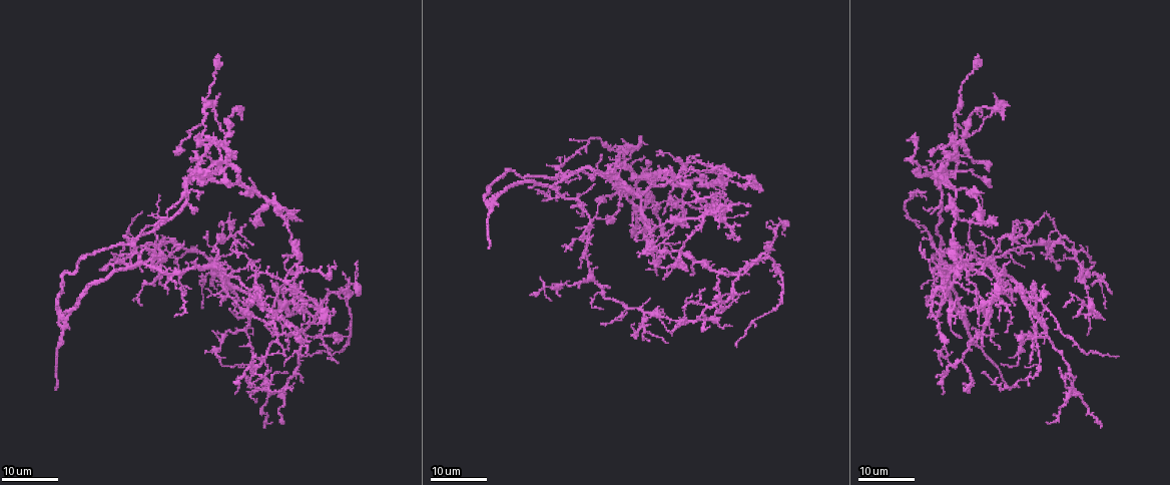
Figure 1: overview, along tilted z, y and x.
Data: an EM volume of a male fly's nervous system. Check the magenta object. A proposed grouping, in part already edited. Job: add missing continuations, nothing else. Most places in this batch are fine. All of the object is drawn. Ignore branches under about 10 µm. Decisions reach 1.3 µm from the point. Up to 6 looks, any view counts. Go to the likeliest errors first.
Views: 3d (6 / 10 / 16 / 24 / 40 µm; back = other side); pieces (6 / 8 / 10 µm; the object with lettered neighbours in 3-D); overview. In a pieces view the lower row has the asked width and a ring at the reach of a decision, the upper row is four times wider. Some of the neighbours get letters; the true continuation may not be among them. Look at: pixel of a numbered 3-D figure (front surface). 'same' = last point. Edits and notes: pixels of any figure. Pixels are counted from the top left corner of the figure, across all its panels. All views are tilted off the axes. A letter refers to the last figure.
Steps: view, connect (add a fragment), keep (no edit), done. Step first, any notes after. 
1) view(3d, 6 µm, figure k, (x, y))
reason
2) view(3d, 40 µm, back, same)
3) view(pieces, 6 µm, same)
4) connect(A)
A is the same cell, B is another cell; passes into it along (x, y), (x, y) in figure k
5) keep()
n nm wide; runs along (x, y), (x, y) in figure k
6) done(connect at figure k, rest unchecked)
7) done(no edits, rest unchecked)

view(3d, 24 µm, figure 1, (55, 389))
free end

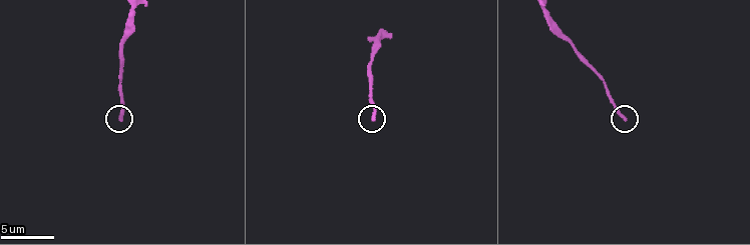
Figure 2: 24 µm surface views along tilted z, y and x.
view(pieces, 6 µm, figure 2, (624, 117))

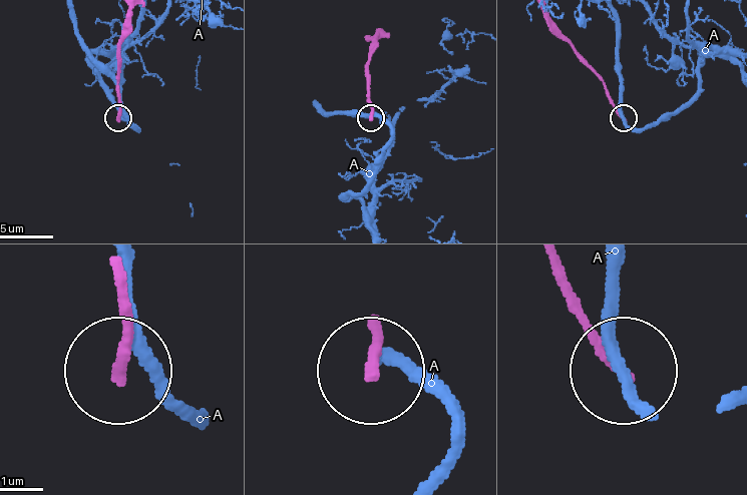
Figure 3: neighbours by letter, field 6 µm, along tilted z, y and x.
keep()
210 nm wide; A is another cell; runs along (132, 8), (120, 45), (118, 117) in figure 3; none of them fits

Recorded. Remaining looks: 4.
view(3d, 24 µm, figure 1, (926, 170))
free end

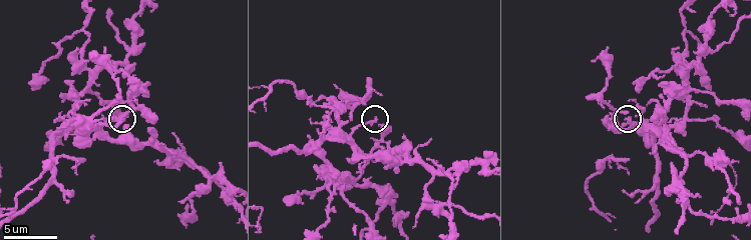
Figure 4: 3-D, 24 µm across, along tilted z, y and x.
view(3d, 10 µm, figure 4, (629, 119))

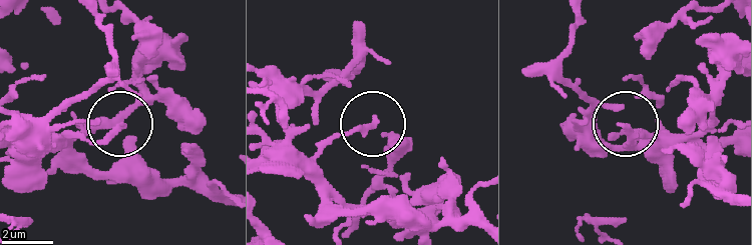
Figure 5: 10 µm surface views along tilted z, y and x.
view(pieces, 10 µm, figure 5, (123, 125))

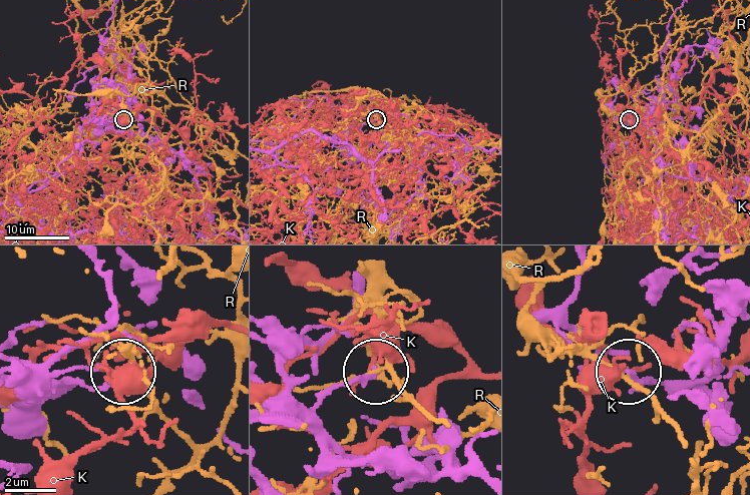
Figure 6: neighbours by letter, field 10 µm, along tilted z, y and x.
keep()
K and R are other cells; none of them fits

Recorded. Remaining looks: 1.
view(pieces, 8 µm, figure 4, (625, 161))
branch stops here

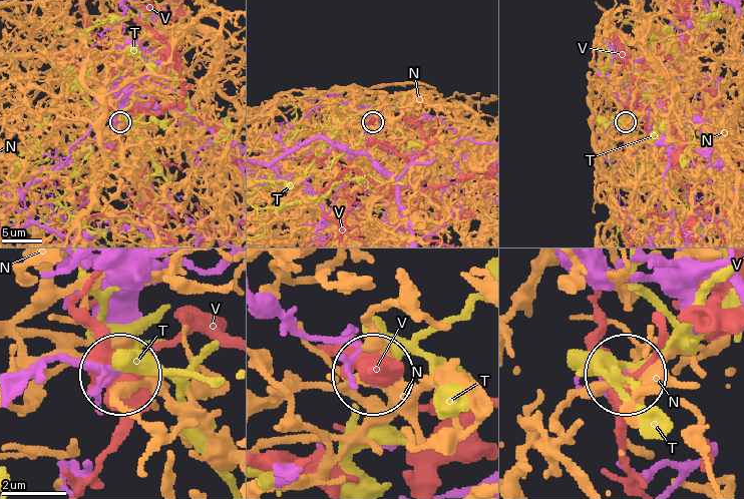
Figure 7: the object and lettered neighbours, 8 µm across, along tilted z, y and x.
keep()
N, T and V are other cells; no lettered fragment goes on from it

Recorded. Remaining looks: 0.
done(no edits, rest unchecked)

